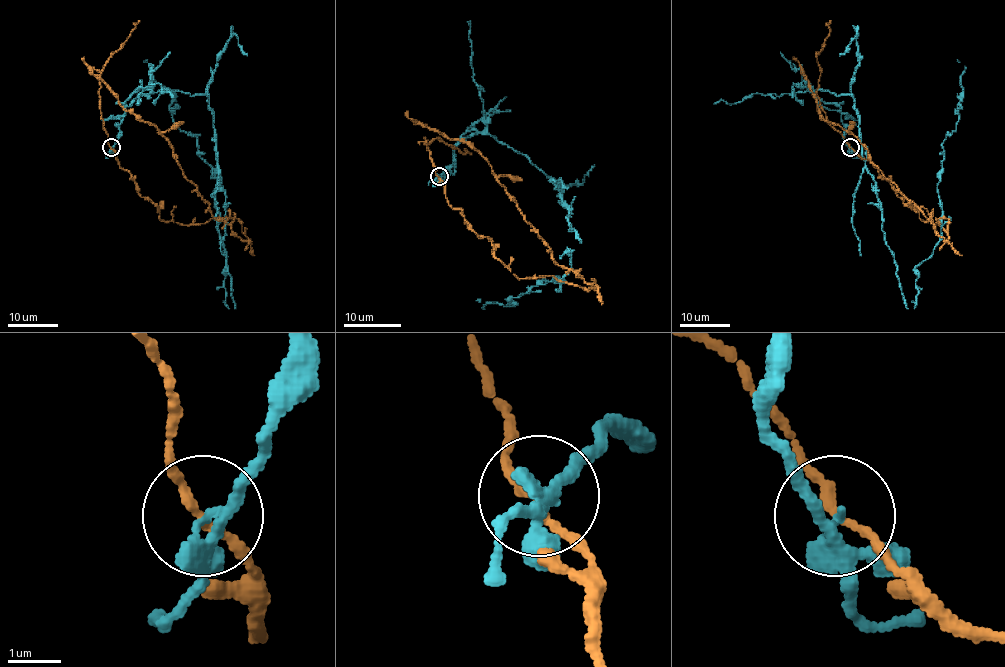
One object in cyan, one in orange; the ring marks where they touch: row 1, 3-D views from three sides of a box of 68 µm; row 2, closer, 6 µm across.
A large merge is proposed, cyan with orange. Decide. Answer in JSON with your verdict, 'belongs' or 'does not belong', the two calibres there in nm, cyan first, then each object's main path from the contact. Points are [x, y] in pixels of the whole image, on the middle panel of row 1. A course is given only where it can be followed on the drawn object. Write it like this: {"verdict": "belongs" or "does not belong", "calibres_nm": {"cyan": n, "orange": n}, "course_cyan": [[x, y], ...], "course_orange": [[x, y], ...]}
{"verdict": "does not belong", "calibres_nm": {"cyan": 190, "orange": 140}, "course_cyan": [[438, 176], [461, 140], [490, 134], [570, 208], [580, 242], [564, 281], [538, 281], [505, 306], [476, 300]], "course_orange": [[438, 176], [447, 202], [519, 279], [552, 276], [596, 287], [555, 261], [476, 150], [421, 126], [408, 111]]}

